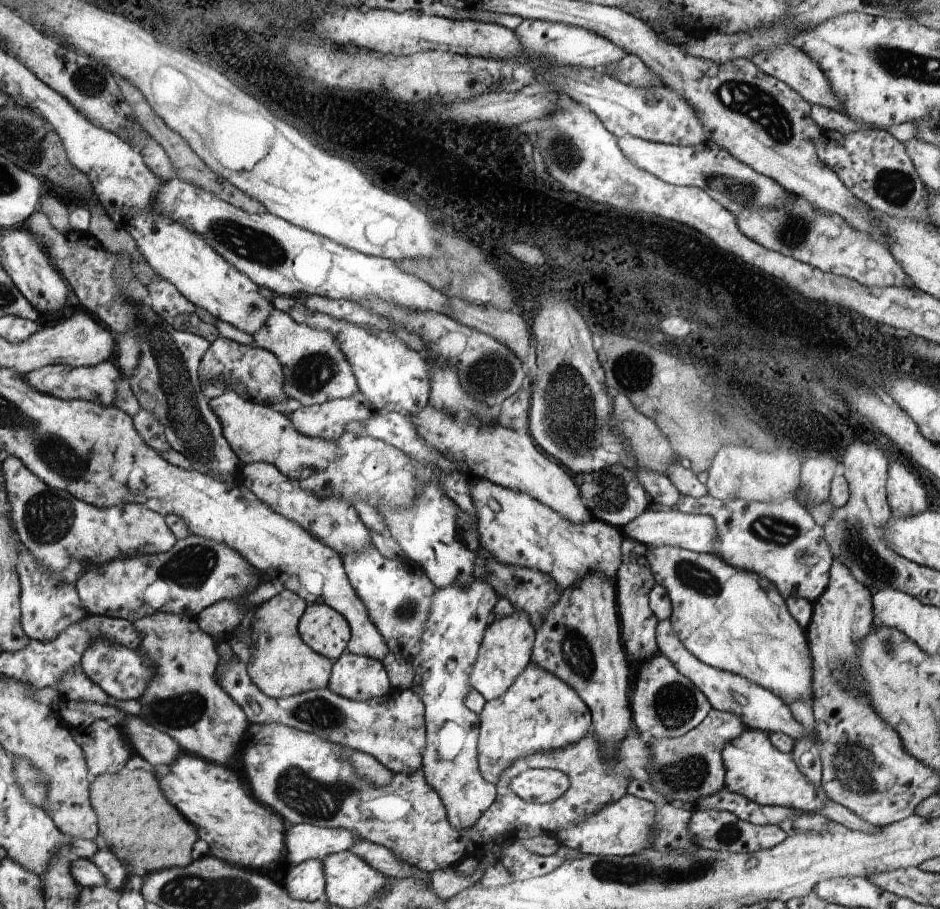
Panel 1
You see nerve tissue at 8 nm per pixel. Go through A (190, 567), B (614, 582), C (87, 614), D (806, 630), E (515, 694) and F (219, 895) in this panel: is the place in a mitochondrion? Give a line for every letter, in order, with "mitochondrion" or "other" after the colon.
A: mitochondrion
B: other
C: other
D: other
E: other
F: mitochondrion

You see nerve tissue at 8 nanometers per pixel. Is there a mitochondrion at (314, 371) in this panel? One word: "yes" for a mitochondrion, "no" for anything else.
yes

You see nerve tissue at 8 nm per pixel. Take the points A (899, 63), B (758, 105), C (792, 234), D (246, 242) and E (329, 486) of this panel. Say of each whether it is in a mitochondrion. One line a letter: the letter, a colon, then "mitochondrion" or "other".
A: mitochondrion
B: mitochondrion
C: mitochondrion
D: mitochondrion
E: mitochondrion

